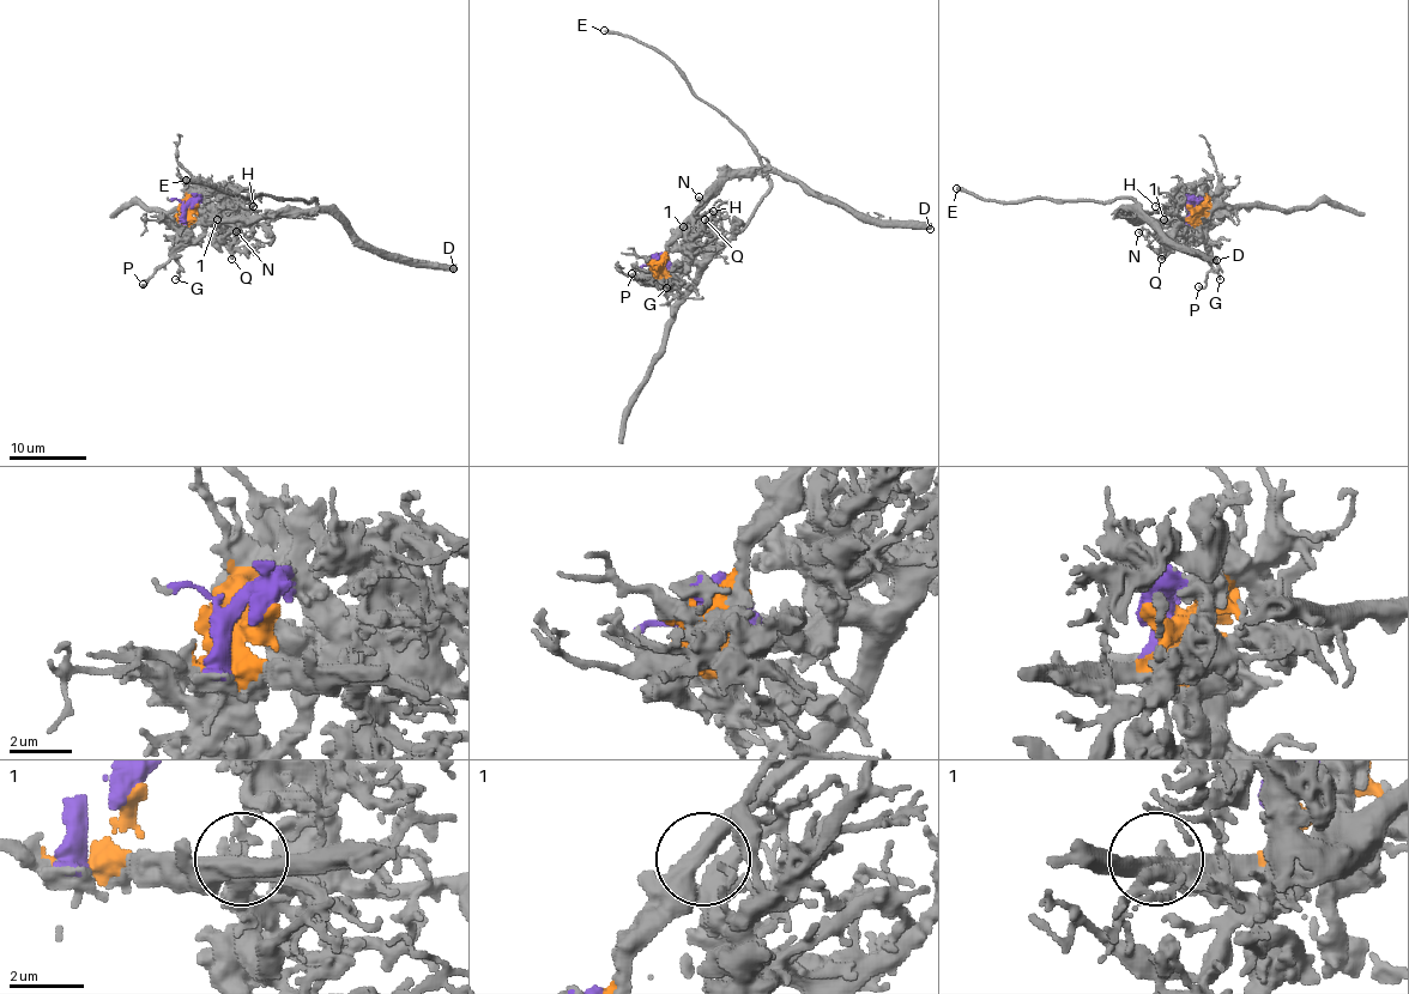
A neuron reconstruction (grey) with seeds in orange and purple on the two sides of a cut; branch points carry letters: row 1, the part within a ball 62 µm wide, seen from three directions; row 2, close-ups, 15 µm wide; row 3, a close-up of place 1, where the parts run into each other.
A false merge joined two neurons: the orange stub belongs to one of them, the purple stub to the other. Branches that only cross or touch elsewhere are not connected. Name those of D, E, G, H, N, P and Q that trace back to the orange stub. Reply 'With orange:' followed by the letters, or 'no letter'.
With orange: D, G, P

